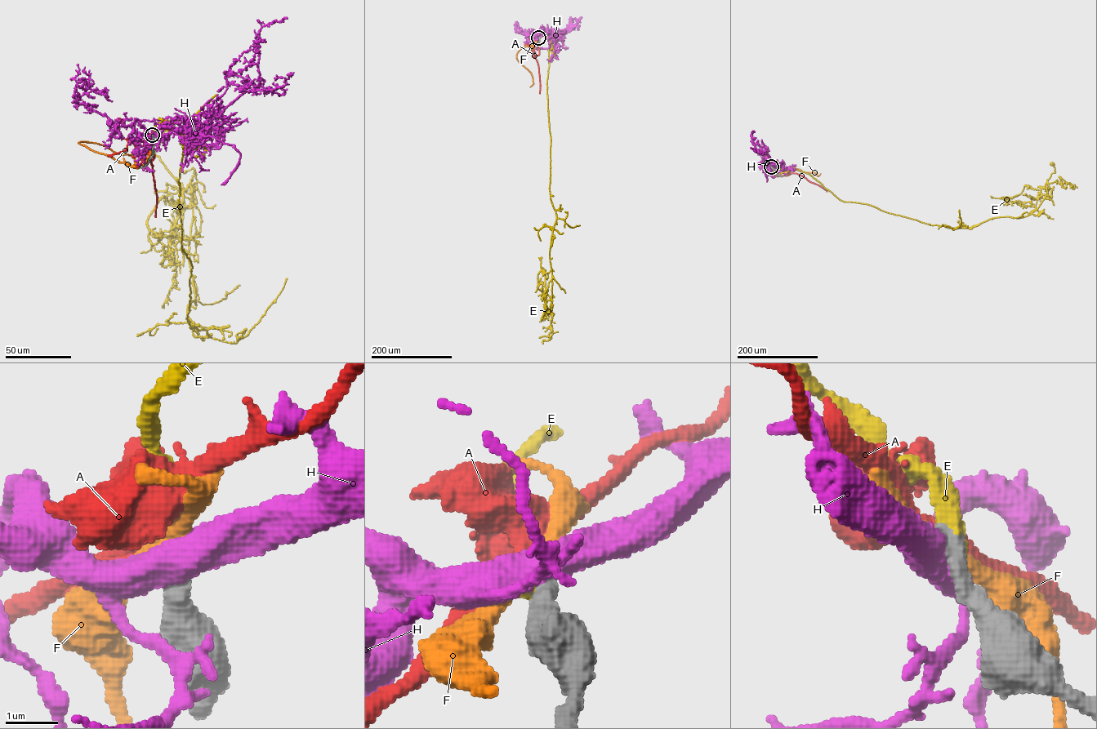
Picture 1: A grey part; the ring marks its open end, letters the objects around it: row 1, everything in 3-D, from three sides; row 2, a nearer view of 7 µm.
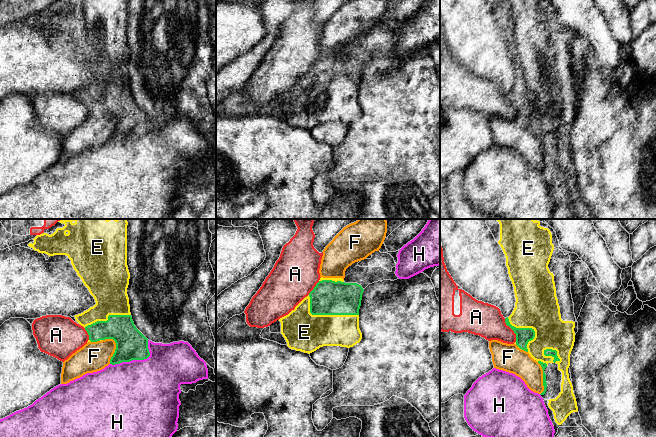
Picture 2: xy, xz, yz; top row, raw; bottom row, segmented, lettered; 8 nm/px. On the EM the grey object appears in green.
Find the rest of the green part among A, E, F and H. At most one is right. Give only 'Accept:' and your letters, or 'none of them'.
Accept: E

